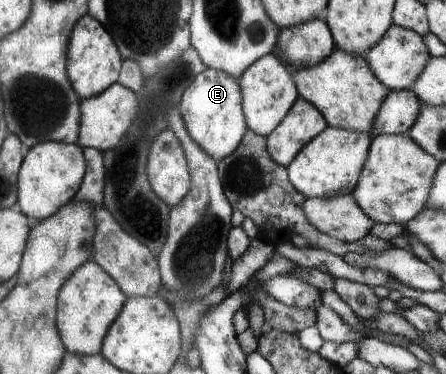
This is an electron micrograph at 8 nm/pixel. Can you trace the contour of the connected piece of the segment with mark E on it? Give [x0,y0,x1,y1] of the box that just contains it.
[179,67,248,162]

